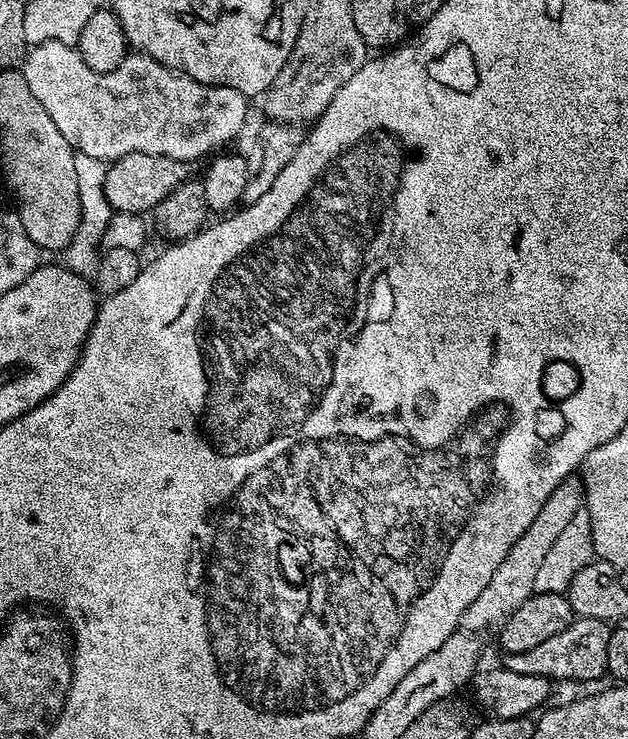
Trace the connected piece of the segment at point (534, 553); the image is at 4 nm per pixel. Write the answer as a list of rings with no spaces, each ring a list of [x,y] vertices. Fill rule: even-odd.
[[[576,474],[567,476],[556,487],[554,494],[550,494],[550,498],[546,498],[546,506],[542,506],[542,510],[538,510],[538,518],[534,518],[534,522],[530,522],[530,528],[526,530],[526,534],[522,534],[522,538],[518,538],[518,542],[514,542],[510,554],[506,554],[506,558],[502,558],[502,566],[498,566],[498,570],[494,570],[494,578],[490,578],[490,582],[486,582],[482,594],[478,594],[478,598],[474,598],[474,602],[470,602],[470,606],[466,606],[466,610],[460,616],[460,628],[480,630],[476,628],[488,628],[491,624],[496,626],[511,612],[518,610],[518,606],[522,606],[522,602],[526,602],[526,598],[530,598],[535,593],[534,578],[537,577],[537,571],[541,569],[550,546],[557,541],[558,534],[569,525],[570,518],[583,508],[584,481]]]

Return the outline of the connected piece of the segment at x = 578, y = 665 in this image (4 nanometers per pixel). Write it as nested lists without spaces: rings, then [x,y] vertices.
[[[598,618],[573,619],[562,634],[554,634],[547,642],[534,646],[534,650],[526,650],[522,654],[505,655],[503,667],[514,670],[518,674],[534,674],[553,682],[559,680],[596,680],[607,673],[606,649],[610,643],[612,628],[609,621]]]

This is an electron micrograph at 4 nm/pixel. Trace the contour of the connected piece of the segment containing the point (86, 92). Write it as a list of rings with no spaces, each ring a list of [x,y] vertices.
[[[42,42],[41,44],[31,45],[31,47],[25,51],[22,57],[22,71],[27,85],[30,86],[31,93],[34,94],[34,97],[38,98],[38,101],[42,102],[43,109],[46,110],[46,113],[50,114],[51,121],[54,122],[55,126],[58,126],[59,133],[66,138],[66,142],[69,143],[69,146],[75,149],[76,152],[90,154],[90,158],[98,158],[105,162],[117,160],[131,152],[137,152],[138,154],[154,154],[155,156],[165,156],[171,160],[191,162],[191,160],[198,159],[199,156],[205,155],[204,157],[207,157],[209,154],[223,149],[226,146],[223,146],[223,144],[234,139],[235,136],[243,130],[244,123],[248,120],[249,97],[244,96],[238,90],[234,90],[230,86],[218,86],[217,84],[203,84],[202,82],[198,82],[178,70],[162,66],[162,62],[158,62],[149,56],[129,54],[124,57],[123,62],[114,70],[99,72],[98,70],[90,70],[90,66],[86,66],[86,62],[80,57],[79,47],[63,44],[62,42]]]

